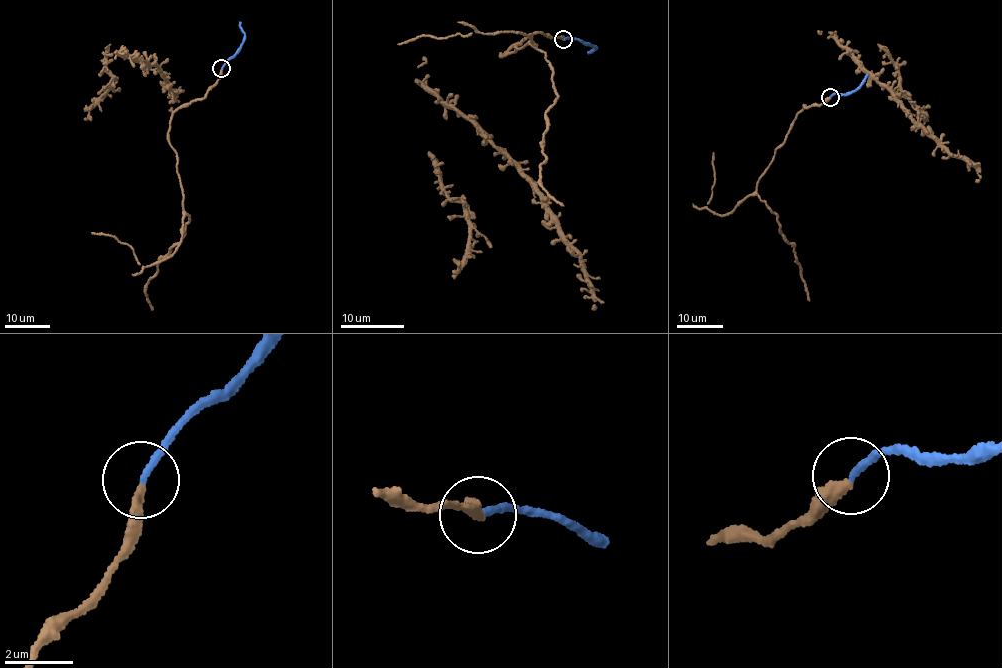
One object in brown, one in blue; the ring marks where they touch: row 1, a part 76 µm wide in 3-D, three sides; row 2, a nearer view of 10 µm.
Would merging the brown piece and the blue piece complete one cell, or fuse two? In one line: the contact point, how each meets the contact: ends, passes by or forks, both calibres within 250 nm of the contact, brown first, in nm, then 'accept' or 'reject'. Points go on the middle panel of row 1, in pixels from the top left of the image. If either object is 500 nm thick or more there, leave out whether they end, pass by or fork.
(563, 39) | brown ends | blue ends | 300/200 nm | accept

